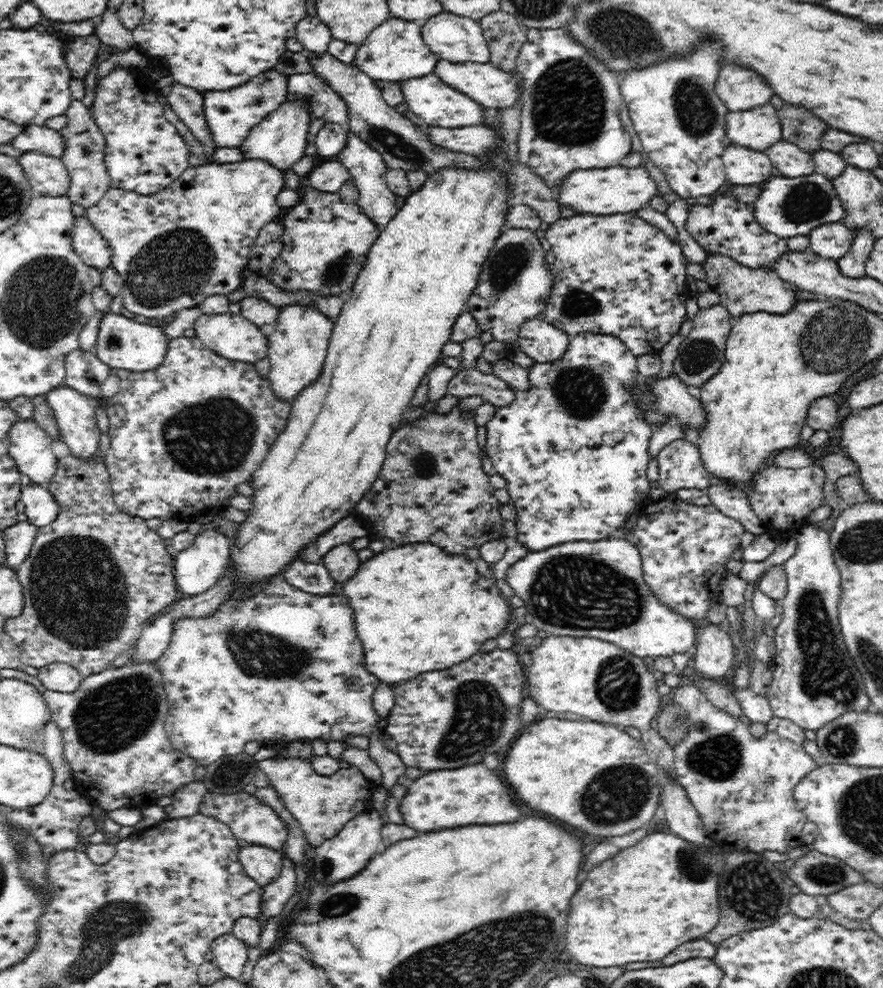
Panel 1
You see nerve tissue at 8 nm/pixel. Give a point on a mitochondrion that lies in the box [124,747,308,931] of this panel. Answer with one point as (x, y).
(231, 774)

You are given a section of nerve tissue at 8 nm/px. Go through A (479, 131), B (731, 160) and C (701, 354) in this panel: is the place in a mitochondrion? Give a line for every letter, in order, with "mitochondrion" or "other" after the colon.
A: other
B: other
C: mitochondrion

